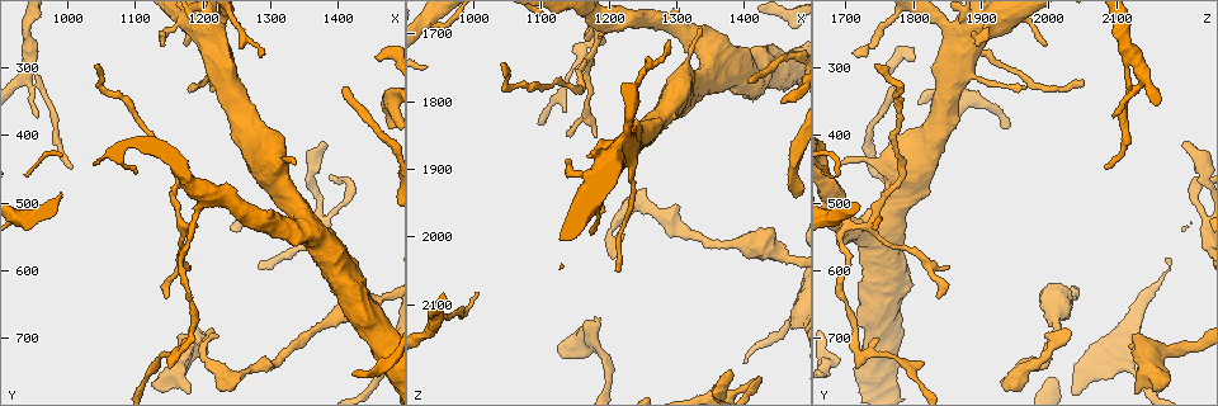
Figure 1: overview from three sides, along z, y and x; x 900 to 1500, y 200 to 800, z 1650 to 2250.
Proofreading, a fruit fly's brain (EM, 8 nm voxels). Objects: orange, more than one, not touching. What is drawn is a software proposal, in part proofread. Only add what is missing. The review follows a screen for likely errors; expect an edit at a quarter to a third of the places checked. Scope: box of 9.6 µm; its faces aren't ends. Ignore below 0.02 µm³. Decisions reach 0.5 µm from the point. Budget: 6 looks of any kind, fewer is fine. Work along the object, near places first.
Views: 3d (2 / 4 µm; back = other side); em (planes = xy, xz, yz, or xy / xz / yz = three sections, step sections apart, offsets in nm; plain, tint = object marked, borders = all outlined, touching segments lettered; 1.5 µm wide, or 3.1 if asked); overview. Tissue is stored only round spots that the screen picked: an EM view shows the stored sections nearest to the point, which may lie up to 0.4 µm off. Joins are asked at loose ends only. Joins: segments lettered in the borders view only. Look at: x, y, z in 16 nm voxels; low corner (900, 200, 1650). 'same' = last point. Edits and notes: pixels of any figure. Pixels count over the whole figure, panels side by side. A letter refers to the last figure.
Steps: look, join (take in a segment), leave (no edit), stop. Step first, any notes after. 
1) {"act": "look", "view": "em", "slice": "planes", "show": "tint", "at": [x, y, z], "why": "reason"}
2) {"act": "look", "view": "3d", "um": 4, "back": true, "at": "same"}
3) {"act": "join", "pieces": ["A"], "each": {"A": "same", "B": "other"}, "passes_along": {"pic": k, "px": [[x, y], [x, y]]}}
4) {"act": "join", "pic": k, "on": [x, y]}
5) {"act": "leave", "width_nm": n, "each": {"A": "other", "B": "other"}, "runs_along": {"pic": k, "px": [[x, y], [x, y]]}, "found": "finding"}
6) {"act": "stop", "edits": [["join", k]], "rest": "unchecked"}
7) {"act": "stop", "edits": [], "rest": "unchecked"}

{"act": "look", "view": "em", "slice": "xz", "step": 8, "show": "borders", "at": [1290, 275, 1710], "why": "thin end"}

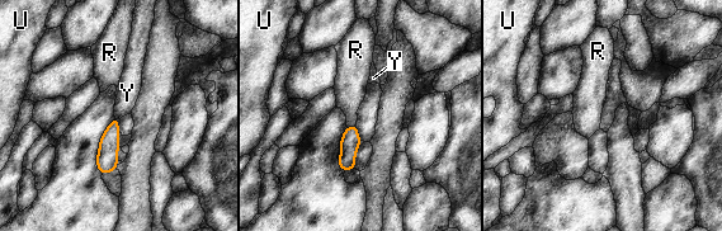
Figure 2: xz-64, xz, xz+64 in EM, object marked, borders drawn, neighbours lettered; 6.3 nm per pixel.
{"act": "leave", "each": {"R": "other", "U": "other", "Y": "other"}, "border": {"pic": 2, "px": [[114, 116], [119, 118]]}, "found": "no lettered segment goes on from it"}

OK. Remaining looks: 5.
{"act": "look", "view": "3d", "um": 4, "at": [1315, 395, 1785], "why": "branch stops here"}

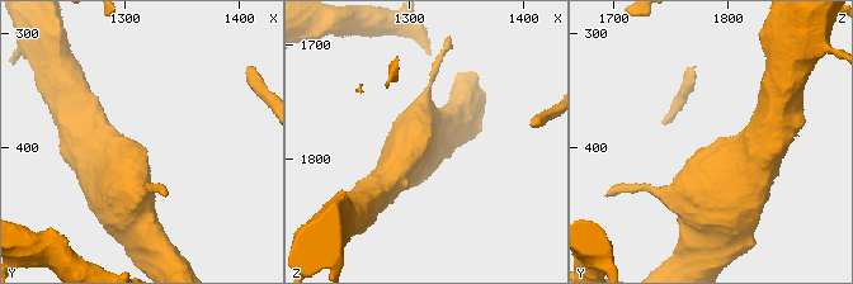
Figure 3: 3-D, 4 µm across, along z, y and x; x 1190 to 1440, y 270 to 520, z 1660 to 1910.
{"act": "look", "view": "em", "slice": "planes", "show": "borders", "at": [1312, 396, 1784]}

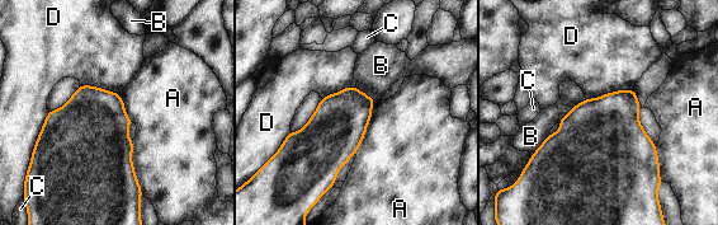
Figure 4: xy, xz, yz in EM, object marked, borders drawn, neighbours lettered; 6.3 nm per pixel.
{"act": "leave", "each": {"A": "other", "B": "other", "C": "other", "D": "other"}, "border": {"pic": 4, "px": [[632, 88], [607, 92], [586, 99]]}, "found": "no lettered segment goes on from it"}

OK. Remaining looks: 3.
{"act": "stop", "edits": [], "rest": "unchecked"}

